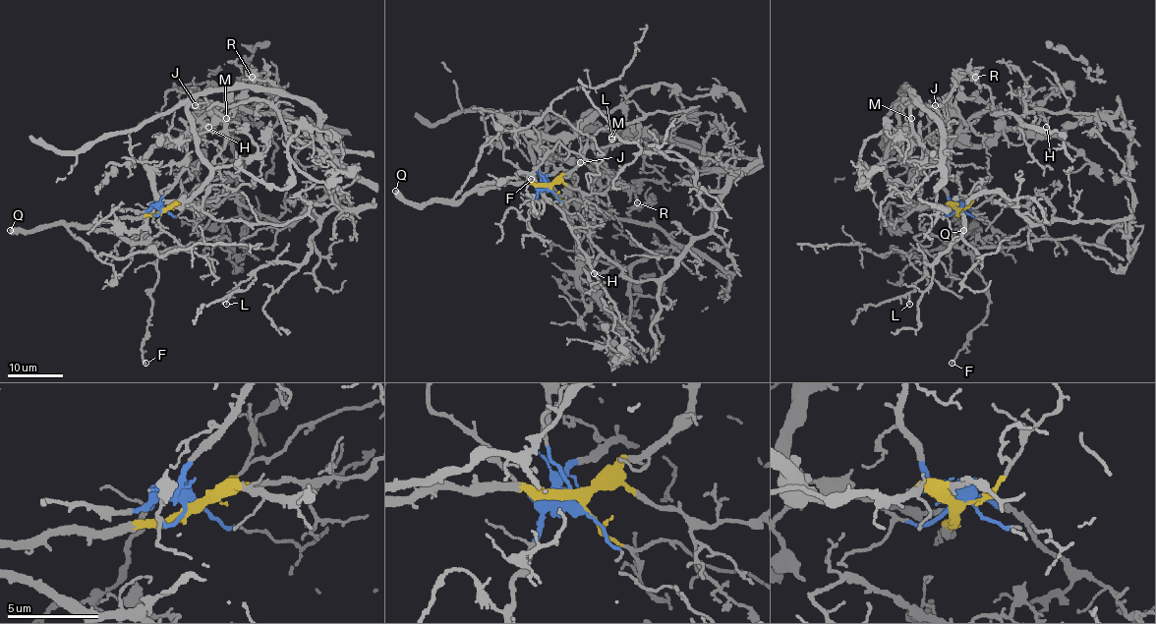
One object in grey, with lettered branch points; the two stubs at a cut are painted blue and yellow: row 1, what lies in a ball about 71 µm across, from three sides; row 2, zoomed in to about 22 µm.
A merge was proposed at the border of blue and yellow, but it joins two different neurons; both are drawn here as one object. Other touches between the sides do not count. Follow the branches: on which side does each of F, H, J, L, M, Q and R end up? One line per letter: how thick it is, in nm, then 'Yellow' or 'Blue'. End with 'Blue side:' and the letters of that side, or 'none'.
F: Thickness 170 nm. Yellow
H: Thickness 180 nm. Blue
J: Thickness 160 nm. Blue
L: Thickness 140 nm. Blue
M: Thickness 150 nm. Blue
Q: Thickness 550 nm. Yellow
R: Thickness 190 nm. Blue
Blue side: H, J, L, M, R

